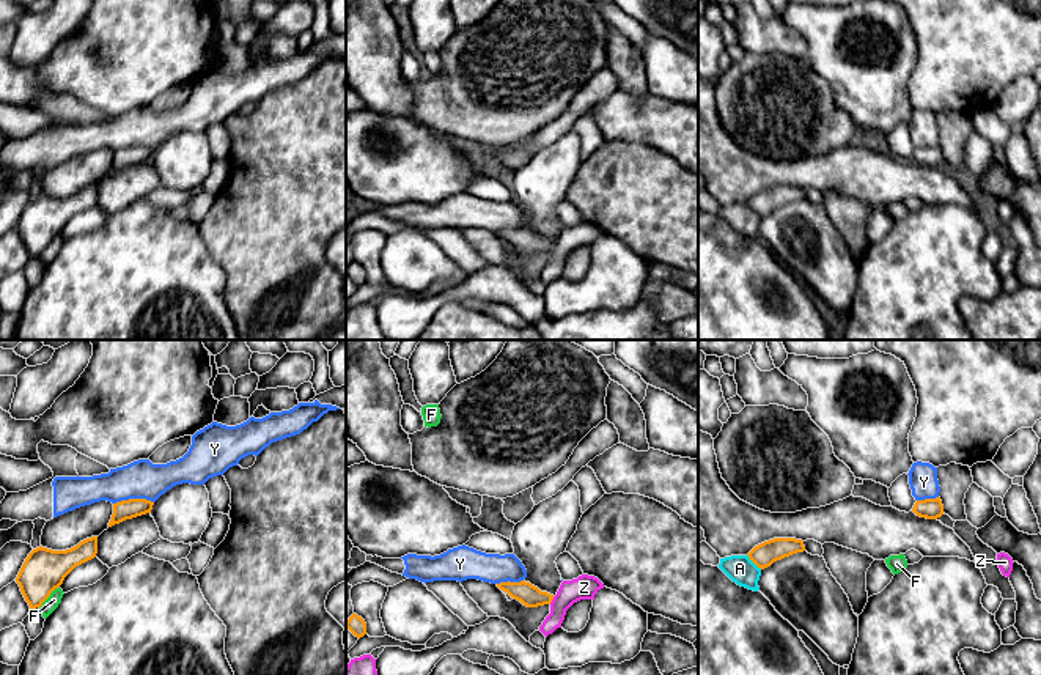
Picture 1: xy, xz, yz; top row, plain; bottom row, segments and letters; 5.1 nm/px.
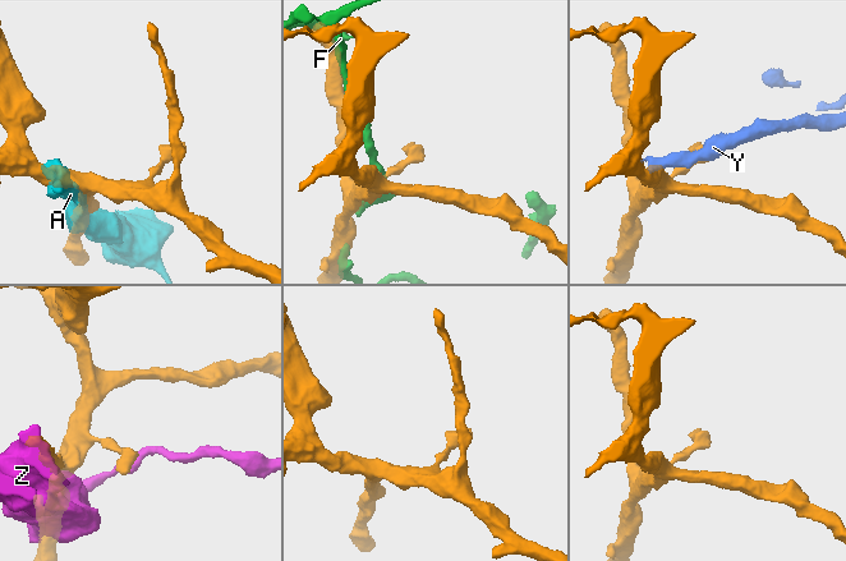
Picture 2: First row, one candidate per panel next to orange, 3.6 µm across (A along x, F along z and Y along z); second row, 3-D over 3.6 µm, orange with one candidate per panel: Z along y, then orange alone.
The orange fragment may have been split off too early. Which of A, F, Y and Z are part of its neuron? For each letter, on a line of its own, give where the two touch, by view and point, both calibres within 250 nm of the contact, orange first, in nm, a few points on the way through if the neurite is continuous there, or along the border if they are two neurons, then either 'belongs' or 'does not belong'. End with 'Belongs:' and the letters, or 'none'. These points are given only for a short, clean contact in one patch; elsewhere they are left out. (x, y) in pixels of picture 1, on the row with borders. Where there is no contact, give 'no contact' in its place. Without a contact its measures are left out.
A: yz (754, 562) | 120/140 nm | does not belong
F: xy (49, 595) | 220/70 nm | does not belong
Y: xy (132, 499) | 100/200 nm | does not belong
Z: xz (552, 598) | 110/120 nm | does not belong
Belongs: none

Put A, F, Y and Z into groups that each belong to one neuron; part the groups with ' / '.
A / F / Y / Z

